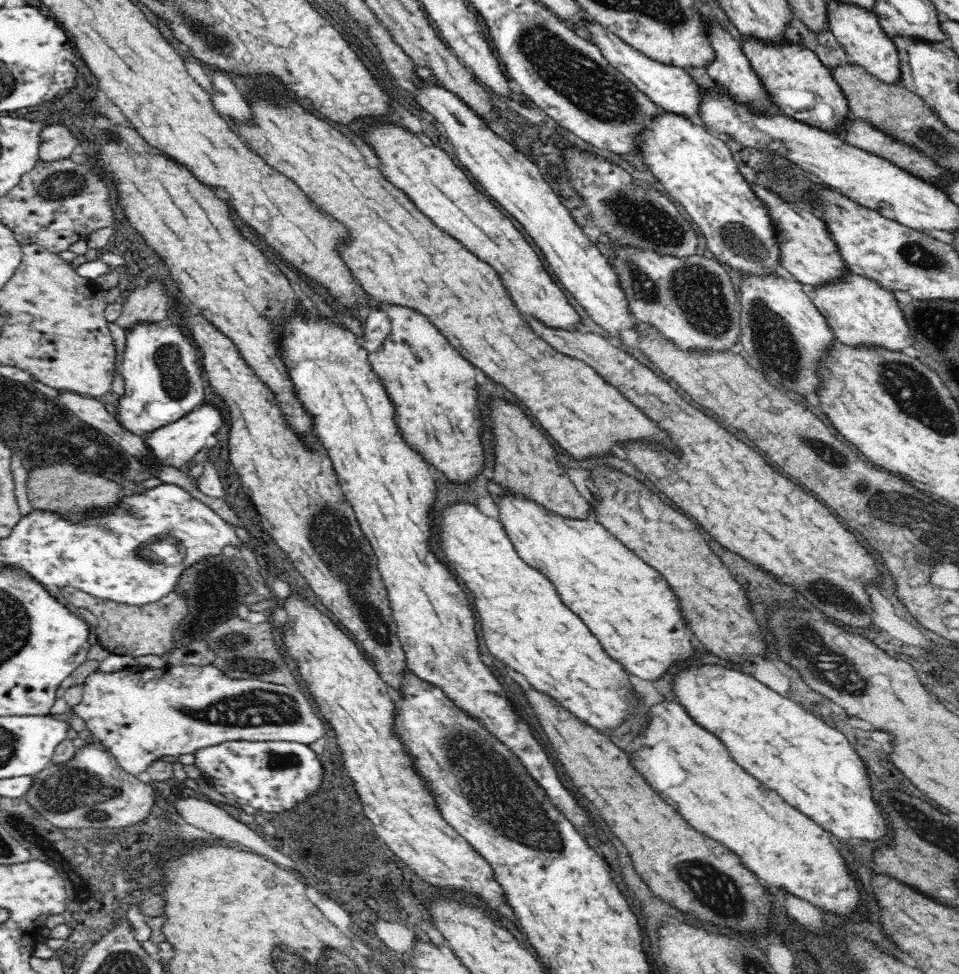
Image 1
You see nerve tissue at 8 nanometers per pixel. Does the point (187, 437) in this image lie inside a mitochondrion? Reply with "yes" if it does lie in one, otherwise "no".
no

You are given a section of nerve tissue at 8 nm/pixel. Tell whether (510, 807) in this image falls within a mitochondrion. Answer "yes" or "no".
yes

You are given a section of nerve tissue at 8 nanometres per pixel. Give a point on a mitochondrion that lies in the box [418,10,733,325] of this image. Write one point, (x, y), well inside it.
(572, 73)

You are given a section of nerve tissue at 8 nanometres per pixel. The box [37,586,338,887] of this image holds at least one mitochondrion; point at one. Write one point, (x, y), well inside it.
(256, 706)

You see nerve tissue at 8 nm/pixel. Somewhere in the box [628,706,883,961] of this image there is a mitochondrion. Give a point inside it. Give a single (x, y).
(720, 893)

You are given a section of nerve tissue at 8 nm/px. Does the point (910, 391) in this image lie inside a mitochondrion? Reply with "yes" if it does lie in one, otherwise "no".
yes

